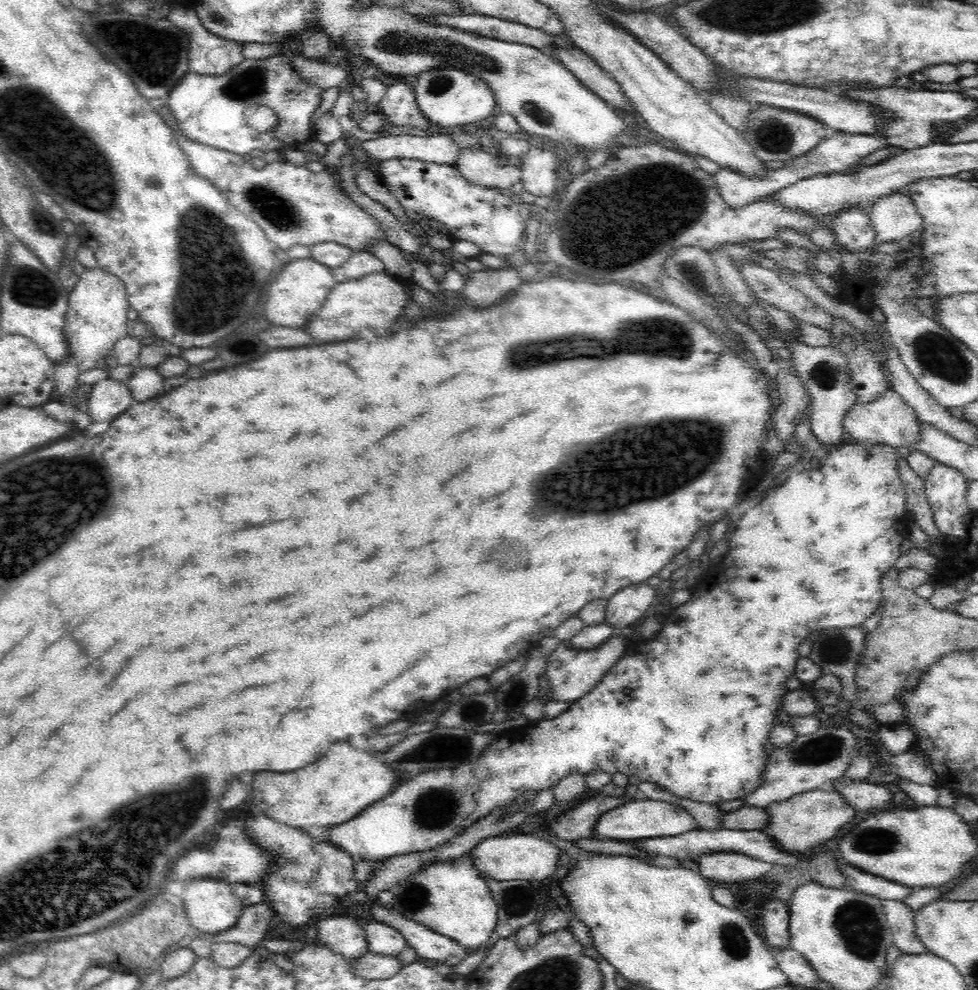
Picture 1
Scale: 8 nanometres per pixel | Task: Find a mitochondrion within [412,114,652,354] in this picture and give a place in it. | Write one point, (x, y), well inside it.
(575, 244)

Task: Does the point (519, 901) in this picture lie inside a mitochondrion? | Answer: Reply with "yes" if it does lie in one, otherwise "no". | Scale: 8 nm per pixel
yes

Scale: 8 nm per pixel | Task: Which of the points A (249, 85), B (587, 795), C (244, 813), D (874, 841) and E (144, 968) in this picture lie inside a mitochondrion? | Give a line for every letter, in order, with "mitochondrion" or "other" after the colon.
A: mitochondrion
B: other
C: other
D: mitochondrion
E: other

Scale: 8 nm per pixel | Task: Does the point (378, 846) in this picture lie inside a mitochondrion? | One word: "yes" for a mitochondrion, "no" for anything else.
no

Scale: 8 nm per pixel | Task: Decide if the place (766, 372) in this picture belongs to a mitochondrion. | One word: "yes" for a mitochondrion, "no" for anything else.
no

